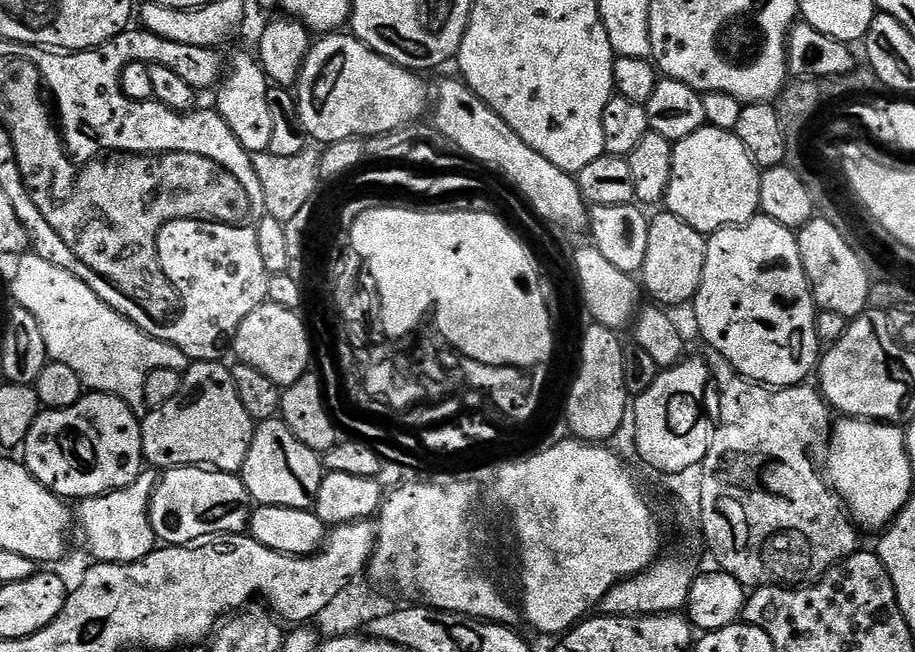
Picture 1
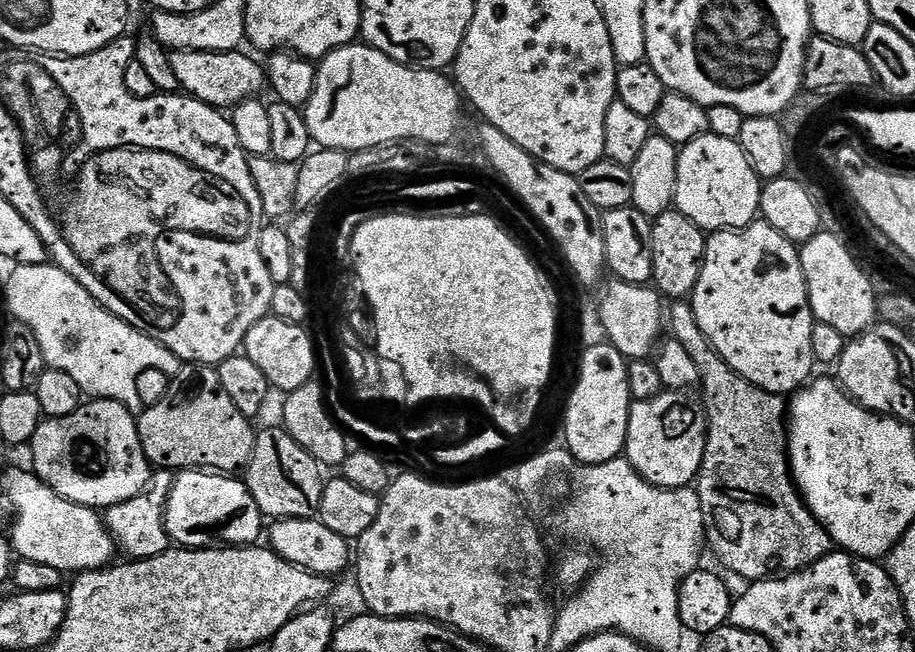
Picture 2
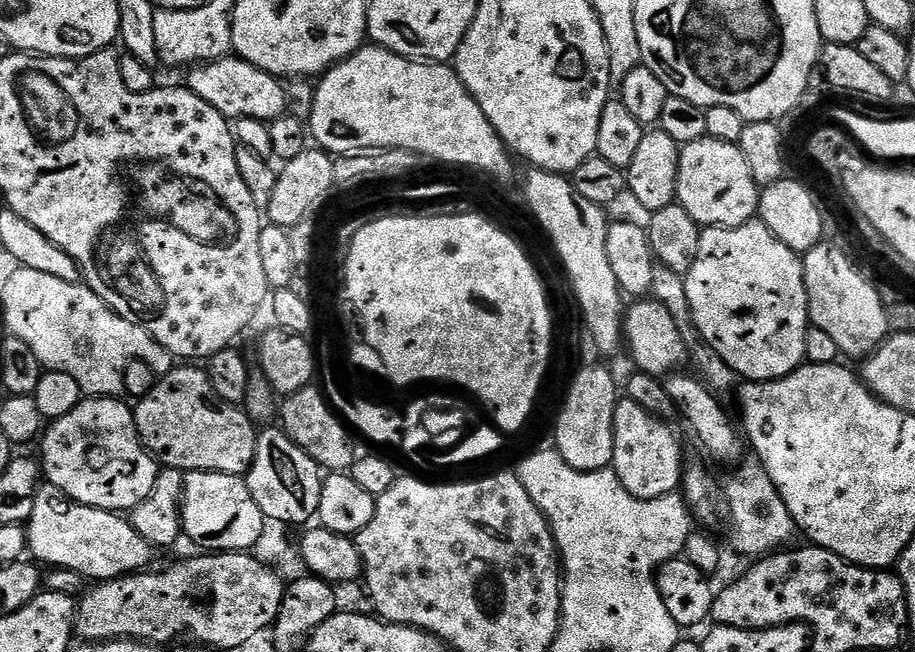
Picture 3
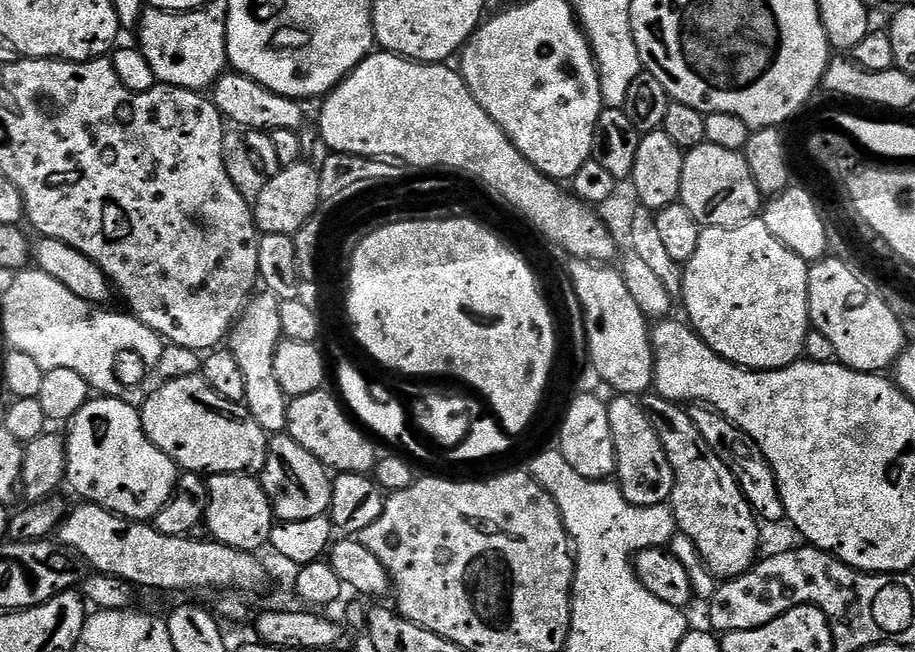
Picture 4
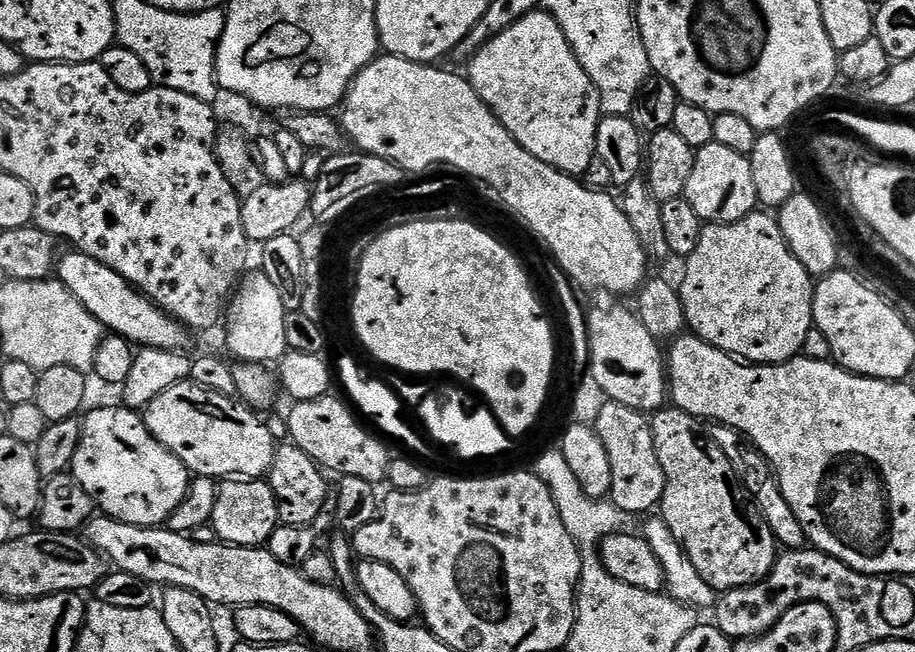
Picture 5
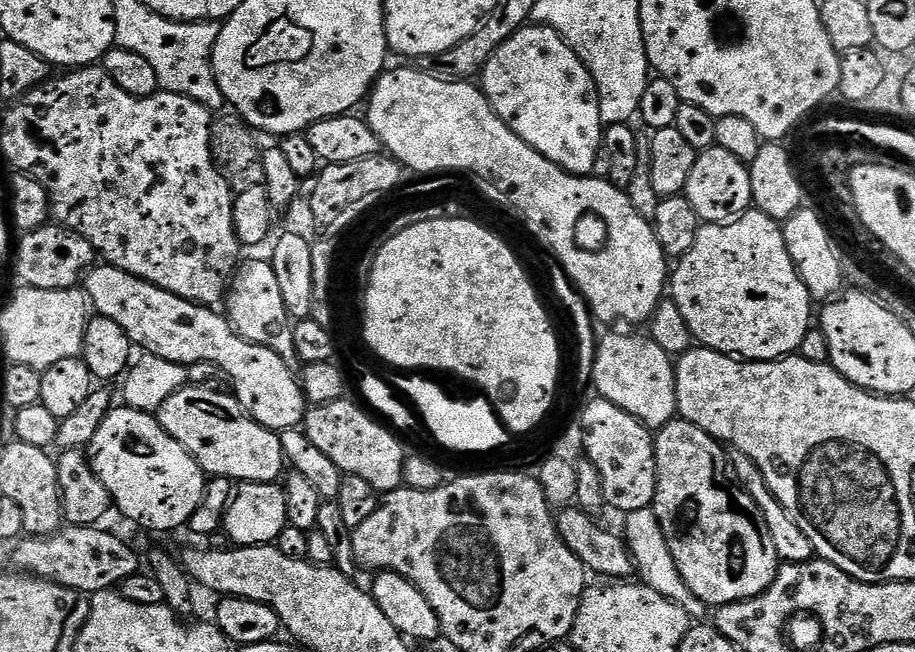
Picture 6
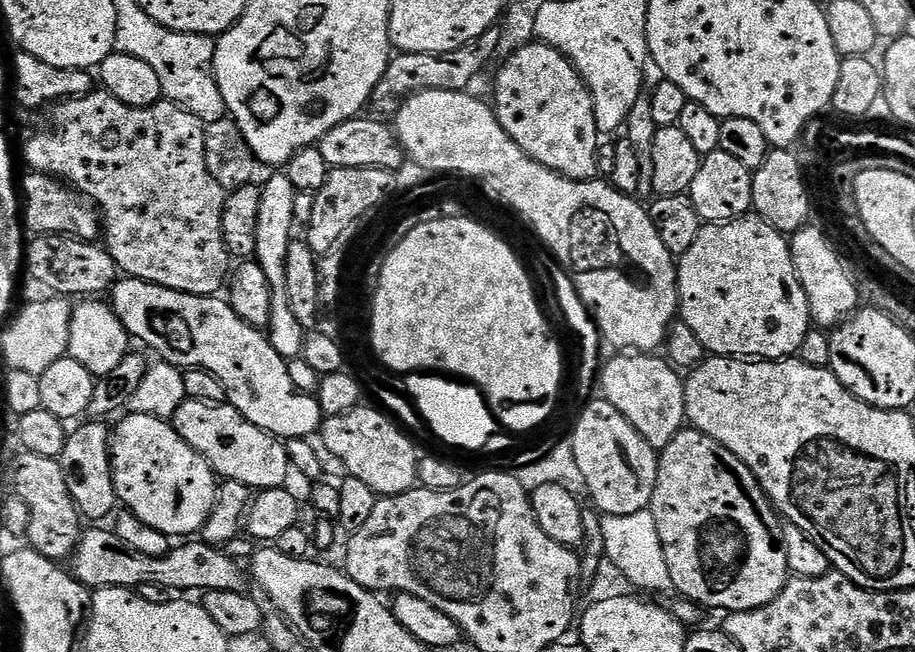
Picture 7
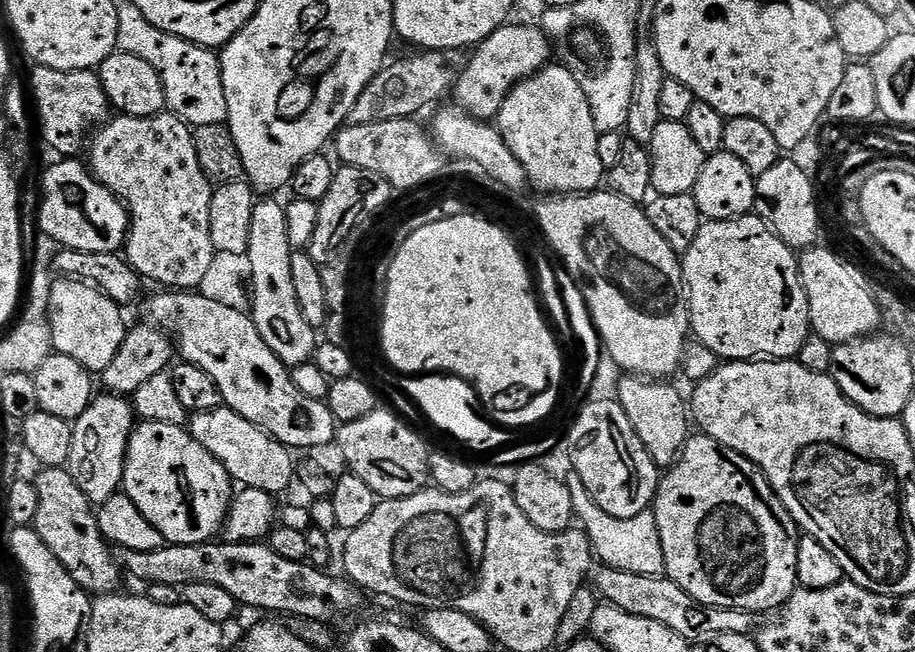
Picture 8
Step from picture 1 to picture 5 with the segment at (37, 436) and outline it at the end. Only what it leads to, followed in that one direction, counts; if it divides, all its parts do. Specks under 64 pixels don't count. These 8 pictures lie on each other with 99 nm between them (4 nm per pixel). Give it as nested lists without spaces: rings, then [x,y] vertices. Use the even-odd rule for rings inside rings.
[[[128,407],[96,408],[82,420],[84,430],[78,442],[78,454],[74,454],[70,475],[82,490],[92,499],[93,505],[103,515],[123,524],[133,524],[143,528],[167,525],[170,514],[182,506],[190,483],[190,473],[182,461],[144,425],[144,417],[139,411]]]

